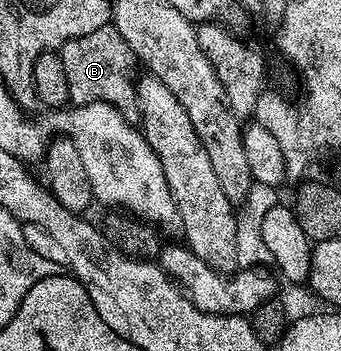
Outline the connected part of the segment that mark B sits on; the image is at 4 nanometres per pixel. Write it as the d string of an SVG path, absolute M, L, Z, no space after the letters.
M109 24L86 36L66 40L66 44L60 46L58 53L62 68L66 68L66 84L70 84L72 106L110 102L122 112L124 118L139 119L140 107L136 105L138 59L115 25Z

